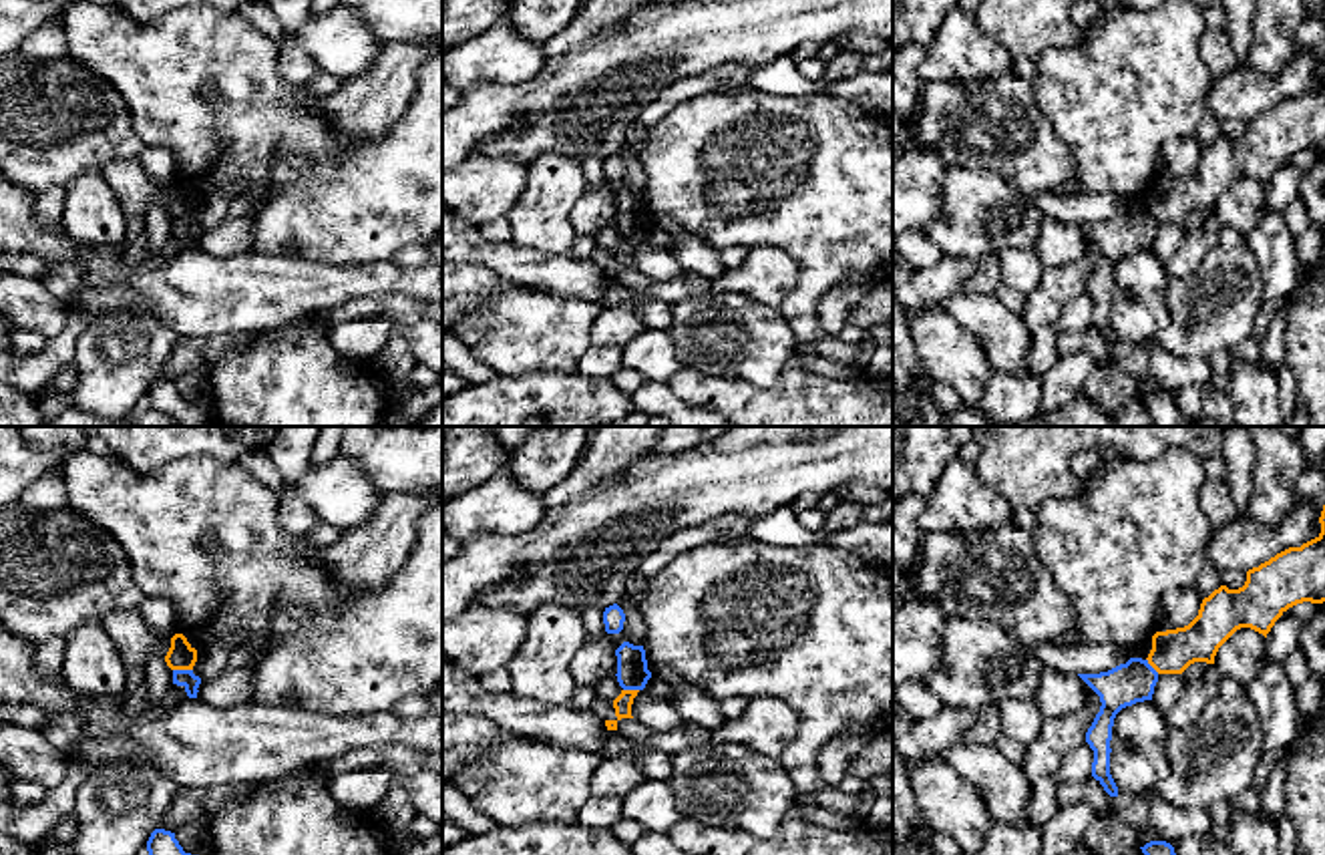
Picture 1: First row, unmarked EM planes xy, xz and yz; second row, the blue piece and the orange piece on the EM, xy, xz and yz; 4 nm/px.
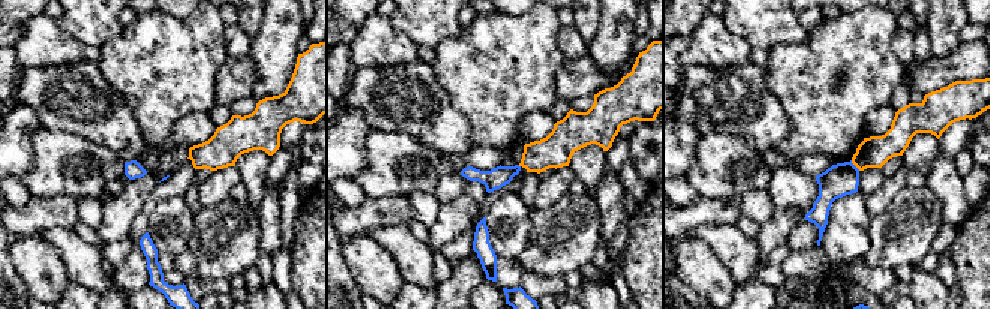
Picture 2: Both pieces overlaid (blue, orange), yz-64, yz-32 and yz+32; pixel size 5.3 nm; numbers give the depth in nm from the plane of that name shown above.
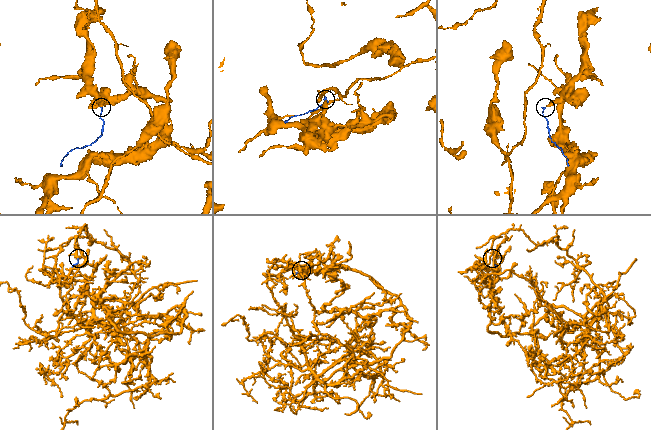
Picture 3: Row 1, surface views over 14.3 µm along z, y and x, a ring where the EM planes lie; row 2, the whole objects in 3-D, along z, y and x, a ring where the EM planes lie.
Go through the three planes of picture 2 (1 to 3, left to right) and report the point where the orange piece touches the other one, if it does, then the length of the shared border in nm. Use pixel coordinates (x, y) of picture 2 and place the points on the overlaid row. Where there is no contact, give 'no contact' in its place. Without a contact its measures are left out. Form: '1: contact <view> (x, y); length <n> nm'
1: no contact
2: no contact
3: contact yz+32 (854, 165); length 80 nm

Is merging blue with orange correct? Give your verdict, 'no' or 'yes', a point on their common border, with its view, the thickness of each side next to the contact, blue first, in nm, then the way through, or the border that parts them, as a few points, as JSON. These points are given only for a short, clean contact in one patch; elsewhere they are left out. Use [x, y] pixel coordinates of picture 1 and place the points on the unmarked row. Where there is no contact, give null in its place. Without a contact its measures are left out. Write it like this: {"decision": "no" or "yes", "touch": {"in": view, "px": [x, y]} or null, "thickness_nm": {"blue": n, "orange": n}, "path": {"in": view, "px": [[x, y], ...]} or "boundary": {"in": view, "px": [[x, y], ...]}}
{"decision": "no", "touch": {"in": "xy", "px": [183, 220]}, "thickness_nm": {"blue": 70, "orange": 110}, "boundary": {"in": "xy", "px": [[173, 218], [192, 220]]}}

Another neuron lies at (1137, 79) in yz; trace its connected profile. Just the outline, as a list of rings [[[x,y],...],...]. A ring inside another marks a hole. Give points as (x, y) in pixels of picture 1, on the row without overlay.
[[[1166,0],[1148,12],[1104,12],[1082,32],[1084,38],[1076,46],[1044,50],[1035,60],[1035,78],[1031,80],[1039,111],[1076,159],[1074,181],[1062,195],[1116,193],[1136,207],[1138,197],[1156,183],[1156,161],[1162,145],[1194,137],[1204,117],[1206,95],[1214,78],[1198,54],[1206,20],[1202,8],[1190,0]]]

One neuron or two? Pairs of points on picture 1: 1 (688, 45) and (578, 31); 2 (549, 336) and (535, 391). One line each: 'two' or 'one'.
1: two
2: two

